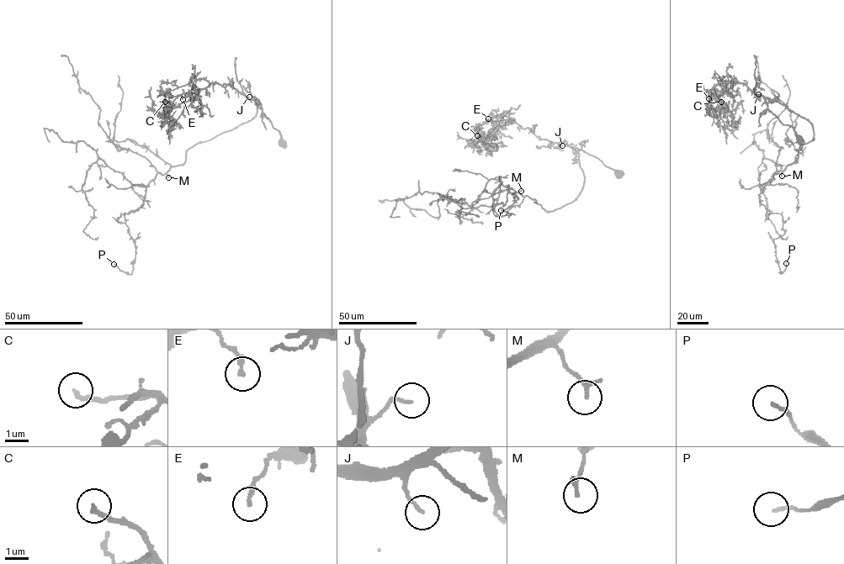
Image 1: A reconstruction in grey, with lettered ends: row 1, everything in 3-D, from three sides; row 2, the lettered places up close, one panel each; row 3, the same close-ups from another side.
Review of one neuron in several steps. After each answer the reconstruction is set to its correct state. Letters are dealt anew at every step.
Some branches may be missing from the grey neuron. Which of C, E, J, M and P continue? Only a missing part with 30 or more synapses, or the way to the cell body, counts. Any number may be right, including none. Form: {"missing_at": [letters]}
{"missing_at": ["C"]}

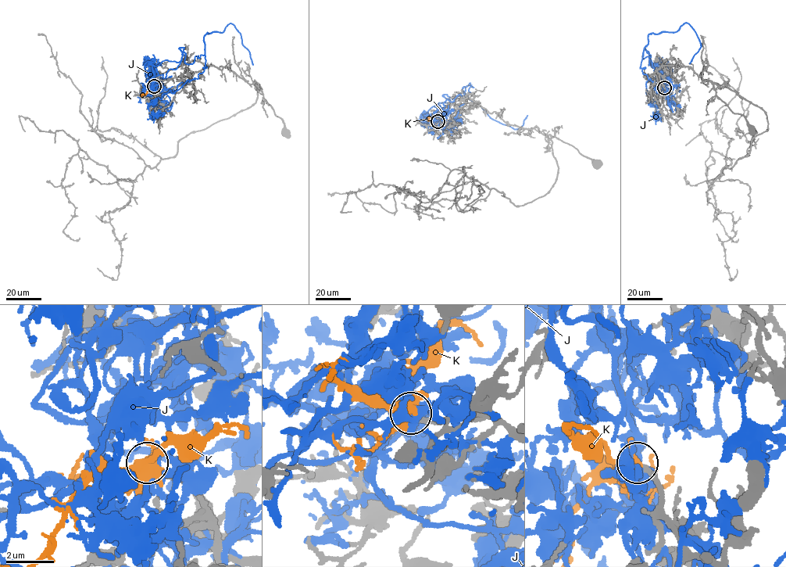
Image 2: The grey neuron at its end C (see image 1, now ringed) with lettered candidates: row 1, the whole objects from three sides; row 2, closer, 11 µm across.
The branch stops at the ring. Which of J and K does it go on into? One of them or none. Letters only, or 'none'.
K

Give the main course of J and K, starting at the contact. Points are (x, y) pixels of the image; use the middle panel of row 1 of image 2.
J: (438, 121), (444, 123), (455, 116), (469, 93), (469, 83), (462, 91), (491, 118), (518, 129), (527, 115)
K: (437, 121), (432, 118), (428, 121)

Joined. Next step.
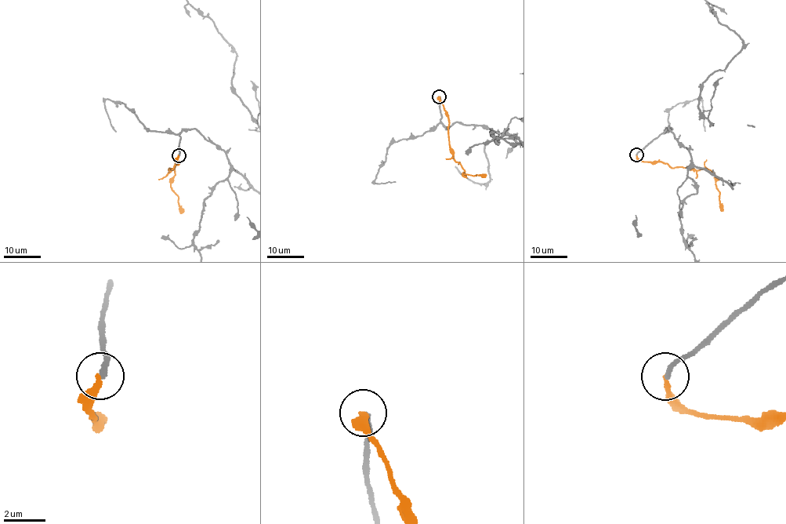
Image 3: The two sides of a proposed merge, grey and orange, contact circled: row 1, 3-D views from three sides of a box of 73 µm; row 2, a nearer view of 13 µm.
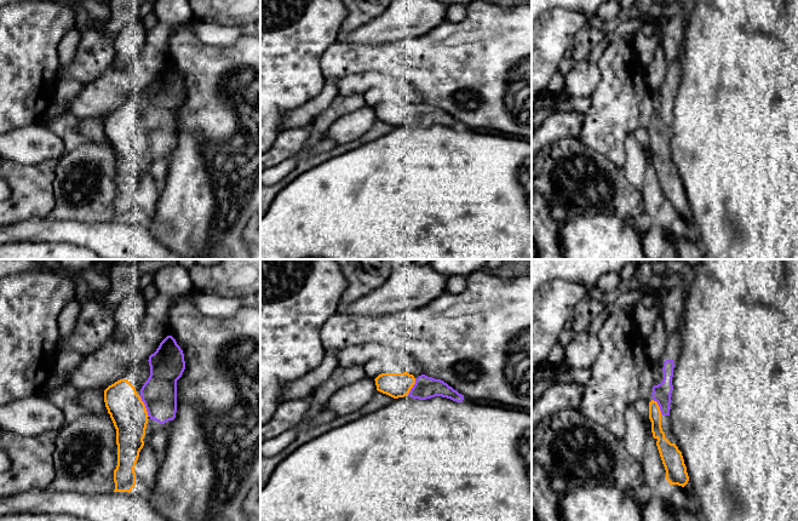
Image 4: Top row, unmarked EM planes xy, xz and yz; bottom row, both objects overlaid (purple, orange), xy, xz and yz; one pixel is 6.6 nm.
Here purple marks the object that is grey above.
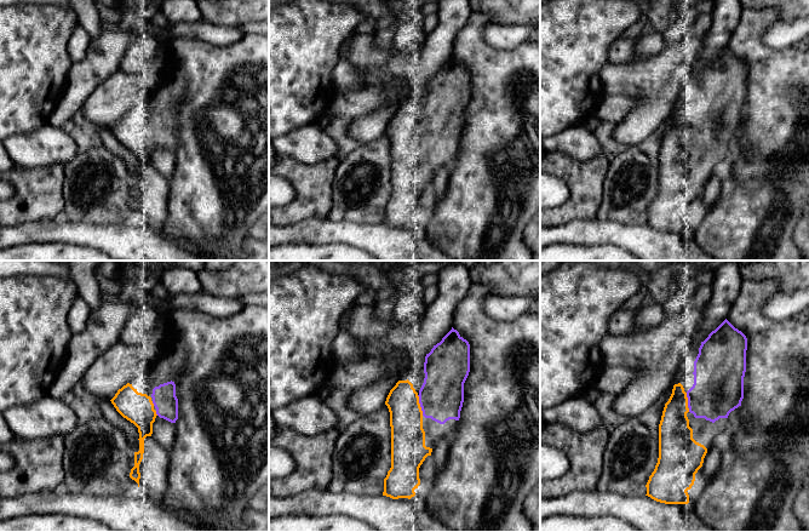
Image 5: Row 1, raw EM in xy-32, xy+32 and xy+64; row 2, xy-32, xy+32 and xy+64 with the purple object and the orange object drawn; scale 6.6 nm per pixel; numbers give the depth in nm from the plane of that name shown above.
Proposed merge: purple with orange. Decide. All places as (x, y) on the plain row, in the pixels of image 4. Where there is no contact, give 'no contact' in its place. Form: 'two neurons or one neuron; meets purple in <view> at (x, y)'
one neuron; meets purple in xy at (145, 135)

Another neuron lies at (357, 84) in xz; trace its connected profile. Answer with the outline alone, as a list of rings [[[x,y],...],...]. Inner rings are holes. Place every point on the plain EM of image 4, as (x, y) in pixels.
[[[377,71],[348,75],[337,81],[339,95],[344,97],[364,95],[369,88],[392,90],[394,79]]]

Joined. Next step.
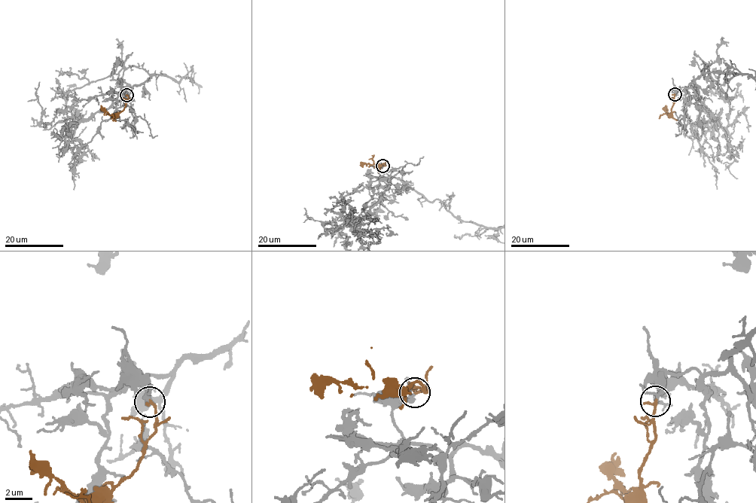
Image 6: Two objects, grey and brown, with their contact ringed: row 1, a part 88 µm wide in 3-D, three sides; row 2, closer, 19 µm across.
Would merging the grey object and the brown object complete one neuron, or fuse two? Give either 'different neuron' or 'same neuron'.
same neuron

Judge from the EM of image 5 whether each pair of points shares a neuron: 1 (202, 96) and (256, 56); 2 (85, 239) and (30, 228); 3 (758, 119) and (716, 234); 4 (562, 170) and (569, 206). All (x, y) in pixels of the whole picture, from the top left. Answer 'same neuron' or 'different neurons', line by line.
1: same neuron
2: same neuron
3: same neuron
4: same neuron

